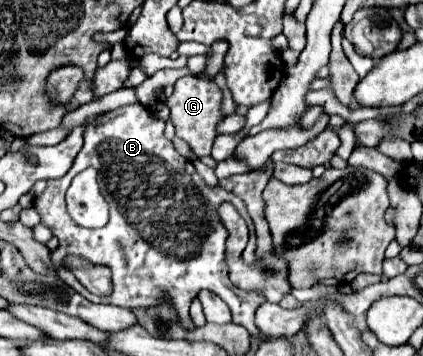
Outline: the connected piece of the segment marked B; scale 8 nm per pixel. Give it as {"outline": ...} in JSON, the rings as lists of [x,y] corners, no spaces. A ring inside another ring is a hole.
{"outline":[[[134,104],[134,106],[120,106],[112,112],[106,112],[102,116],[98,116],[94,122],[90,122],[90,126],[84,132],[84,146],[80,150],[80,154],[76,156],[72,168],[56,180],[48,180],[46,182],[46,190],[34,198],[34,208],[40,214],[40,222],[44,226],[48,226],[52,230],[52,234],[58,238],[58,248],[54,252],[50,252],[50,260],[52,266],[56,268],[56,274],[60,280],[64,280],[70,288],[74,288],[78,294],[82,294],[84,298],[88,298],[90,302],[96,304],[114,304],[114,306],[124,306],[124,308],[150,308],[150,306],[160,306],[160,304],[172,304],[176,318],[180,320],[180,324],[184,324],[184,328],[196,328],[188,308],[192,304],[192,300],[198,296],[200,290],[208,290],[216,296],[220,296],[234,318],[234,324],[244,326],[250,336],[254,338],[264,338],[262,332],[256,328],[254,324],[254,312],[256,308],[264,302],[264,298],[256,292],[244,292],[238,290],[230,278],[228,278],[228,264],[226,262],[226,240],[228,240],[228,230],[222,224],[220,216],[218,216],[218,208],[230,202],[234,204],[234,208],[240,212],[240,216],[246,220],[246,224],[250,224],[250,242],[242,254],[242,260],[250,266],[258,264],[256,258],[256,234],[254,234],[254,224],[250,214],[246,212],[244,202],[234,196],[232,192],[226,192],[220,186],[208,186],[200,174],[196,172],[196,168],[192,166],[192,162],[188,162],[184,156],[180,156],[172,142],[164,136],[164,122],[156,120],[144,106]],[[86,168],[96,168],[98,172],[98,184],[100,184],[100,192],[106,198],[106,202],[110,204],[110,222],[100,228],[100,230],[88,230],[78,226],[72,218],[68,218],[66,212],[66,202],[64,202],[64,194],[72,182],[72,178],[76,174],[80,174]],[[68,254],[86,258],[94,264],[106,264],[112,270],[112,282],[114,282],[114,292],[108,298],[96,298],[92,296],[78,280],[76,276],[66,270],[62,266],[64,258]],[[200,256],[200,266],[184,266],[186,260],[192,260]]]}

